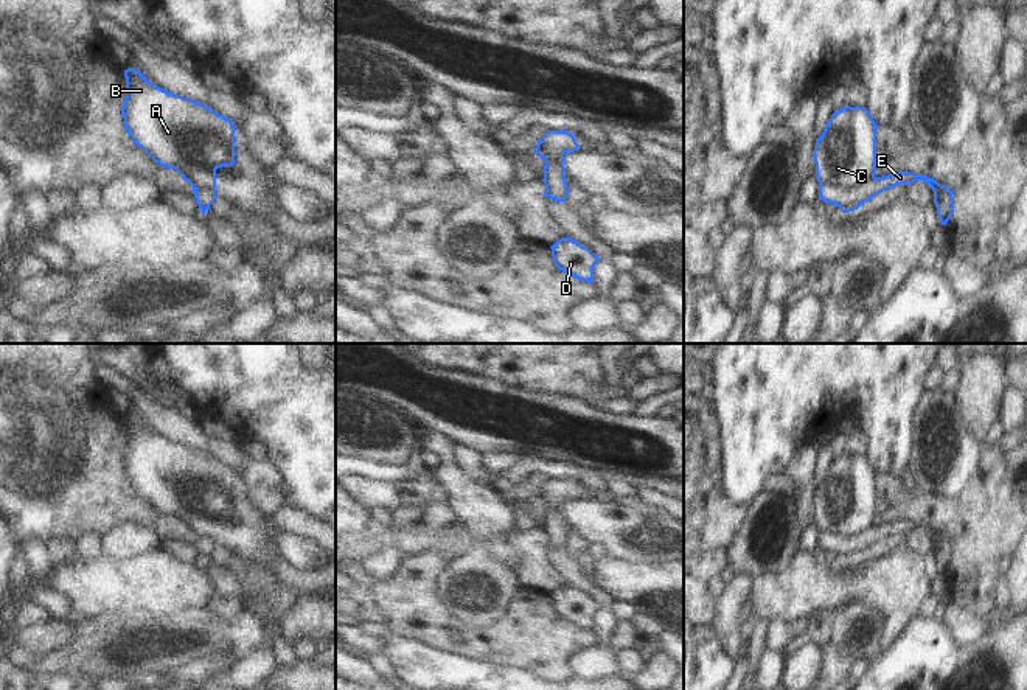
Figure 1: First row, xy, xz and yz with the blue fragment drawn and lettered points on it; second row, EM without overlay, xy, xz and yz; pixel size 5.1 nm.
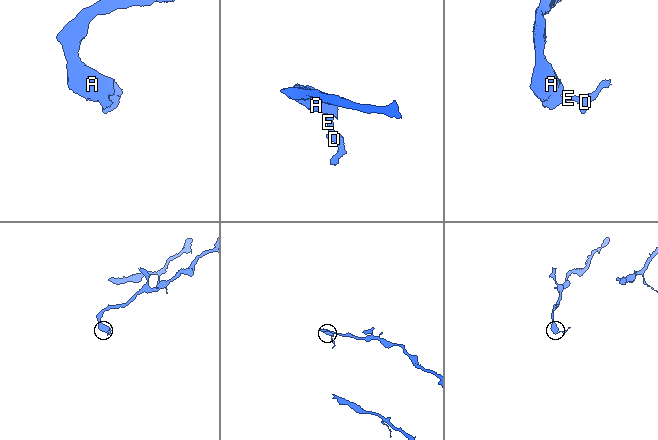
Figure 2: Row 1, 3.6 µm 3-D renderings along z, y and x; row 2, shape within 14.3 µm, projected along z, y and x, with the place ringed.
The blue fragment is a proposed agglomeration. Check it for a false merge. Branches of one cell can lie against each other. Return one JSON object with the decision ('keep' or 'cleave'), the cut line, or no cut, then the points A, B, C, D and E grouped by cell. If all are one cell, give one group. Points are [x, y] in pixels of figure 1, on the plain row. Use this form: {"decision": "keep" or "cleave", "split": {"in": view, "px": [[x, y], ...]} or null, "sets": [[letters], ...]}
{"decision": "cleave", "split": {"in": "yz", "px": [[875, 526], [855, 535], [819, 530]]}, "sets": [["A", "B", "C"], ["D", "E"]]}

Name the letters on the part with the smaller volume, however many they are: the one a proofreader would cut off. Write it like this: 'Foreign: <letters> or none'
Foreign: D, E

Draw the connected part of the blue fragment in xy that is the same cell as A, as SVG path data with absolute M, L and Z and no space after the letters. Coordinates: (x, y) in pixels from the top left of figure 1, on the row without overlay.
M135 416L124 418L124 426L126 446L121 463L134 491L160 514L176 518L194 539L202 536L216 539L216 518L235 513L235 474L232 468L196 448L154 434Z

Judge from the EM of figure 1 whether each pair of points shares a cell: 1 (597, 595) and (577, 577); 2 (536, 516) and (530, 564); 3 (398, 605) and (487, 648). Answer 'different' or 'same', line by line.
1: same
2: same
3: same

